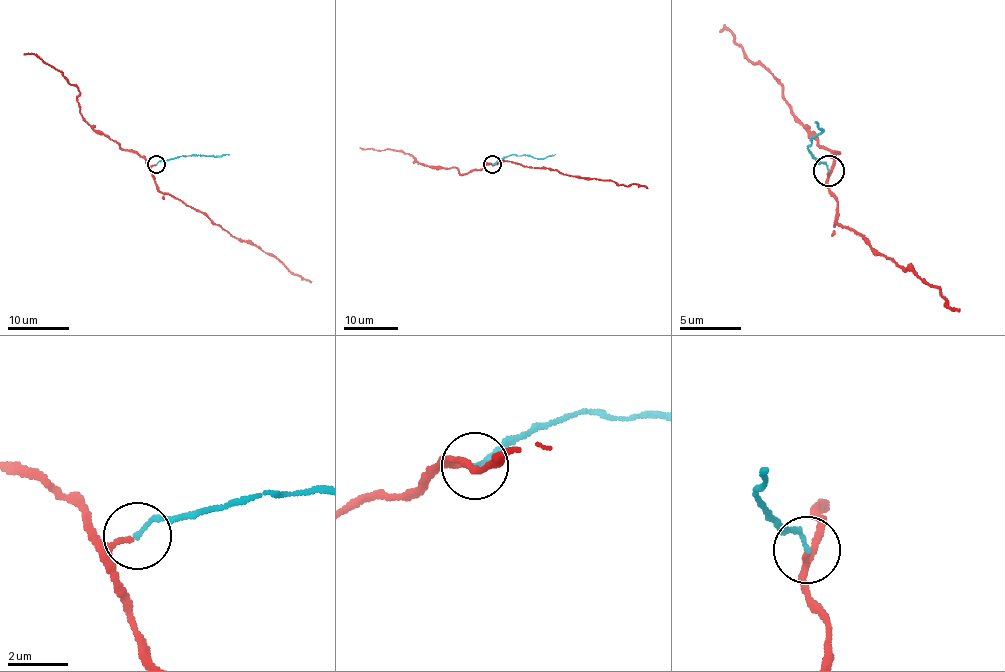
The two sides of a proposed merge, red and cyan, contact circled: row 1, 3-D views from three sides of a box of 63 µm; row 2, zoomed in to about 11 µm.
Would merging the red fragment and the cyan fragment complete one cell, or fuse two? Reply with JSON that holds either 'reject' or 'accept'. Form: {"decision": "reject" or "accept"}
{"decision": "reject"}

